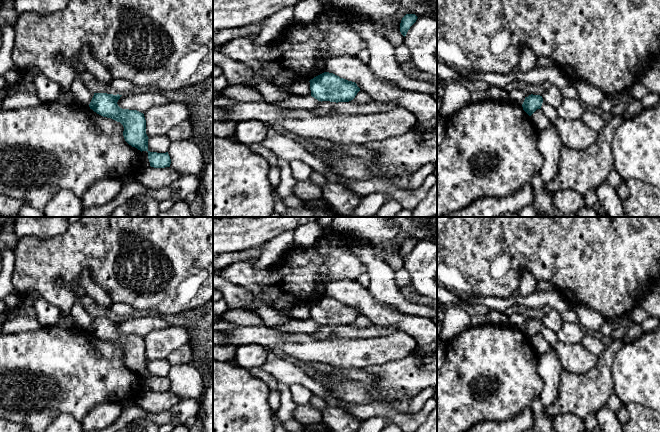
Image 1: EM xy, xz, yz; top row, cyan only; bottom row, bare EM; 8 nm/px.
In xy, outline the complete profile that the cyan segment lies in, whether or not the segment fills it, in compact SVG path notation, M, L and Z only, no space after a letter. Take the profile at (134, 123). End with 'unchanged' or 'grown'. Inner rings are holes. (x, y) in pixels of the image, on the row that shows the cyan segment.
M94 93L89 104L97 114L120 122L123 127L125 141L138 150L147 151L150 166L154 168L170 167L171 159L166 153L150 152L148 150L148 136L146 134L146 120L144 114L137 110L122 109L117 102L122 95Z; unchanged

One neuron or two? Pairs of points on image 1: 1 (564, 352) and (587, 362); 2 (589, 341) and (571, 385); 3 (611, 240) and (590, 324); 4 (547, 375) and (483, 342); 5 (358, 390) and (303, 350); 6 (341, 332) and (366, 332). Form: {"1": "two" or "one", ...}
{"1": "one", "2": "two", "3": "two", "4": "two", "5": "two", "6": "one"}

